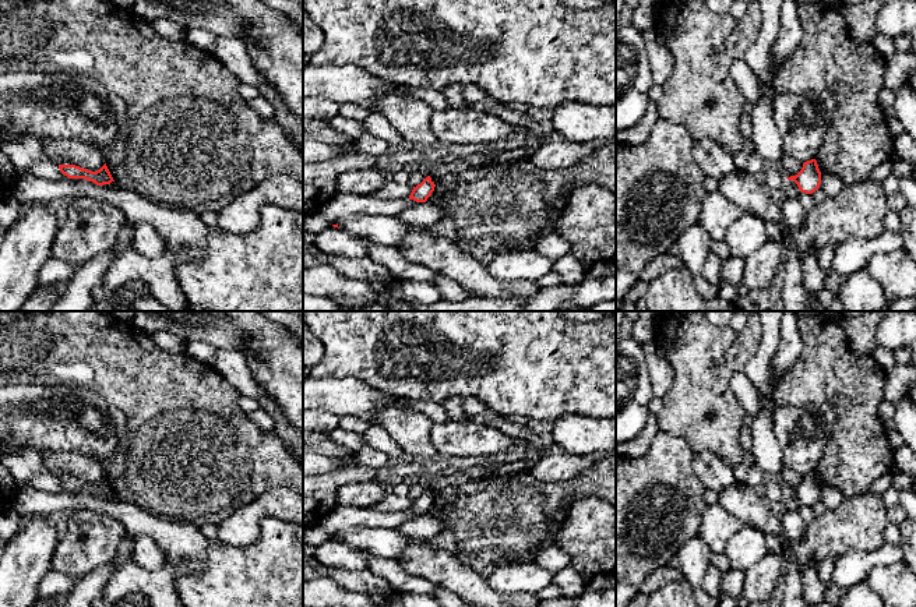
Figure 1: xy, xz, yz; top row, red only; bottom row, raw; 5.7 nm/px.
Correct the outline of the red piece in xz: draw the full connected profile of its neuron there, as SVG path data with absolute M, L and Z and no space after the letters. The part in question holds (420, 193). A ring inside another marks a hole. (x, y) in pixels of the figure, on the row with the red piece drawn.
M427 176L420 184L413 187L409 200L413 200L416 202L426 202L427 198L434 191L436 184L431 181L431 177Z

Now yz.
M811 159L804 162L802 170L796 176L786 179L793 180L802 193L813 194L821 184L821 172L817 160Z

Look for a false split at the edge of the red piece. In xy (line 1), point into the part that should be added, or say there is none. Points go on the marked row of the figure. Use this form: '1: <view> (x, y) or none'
1: none

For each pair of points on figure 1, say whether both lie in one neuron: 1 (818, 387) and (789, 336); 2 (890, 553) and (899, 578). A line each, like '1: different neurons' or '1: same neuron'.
1: different neurons
2: different neurons

